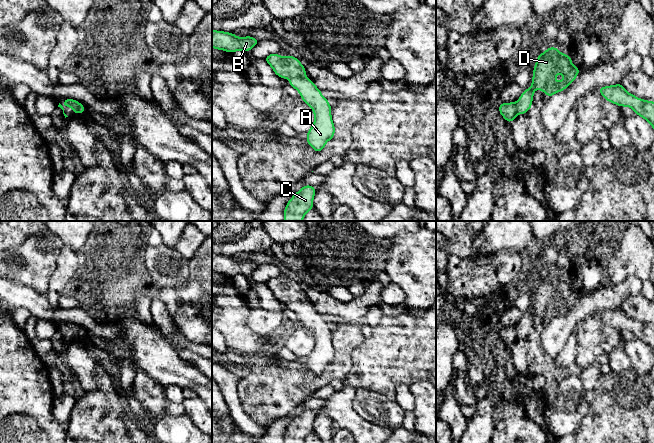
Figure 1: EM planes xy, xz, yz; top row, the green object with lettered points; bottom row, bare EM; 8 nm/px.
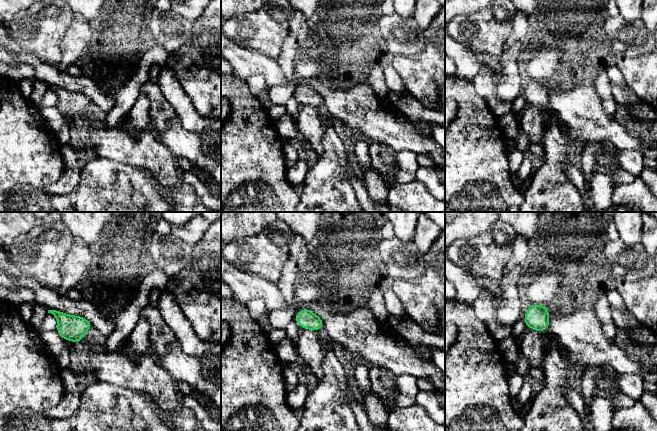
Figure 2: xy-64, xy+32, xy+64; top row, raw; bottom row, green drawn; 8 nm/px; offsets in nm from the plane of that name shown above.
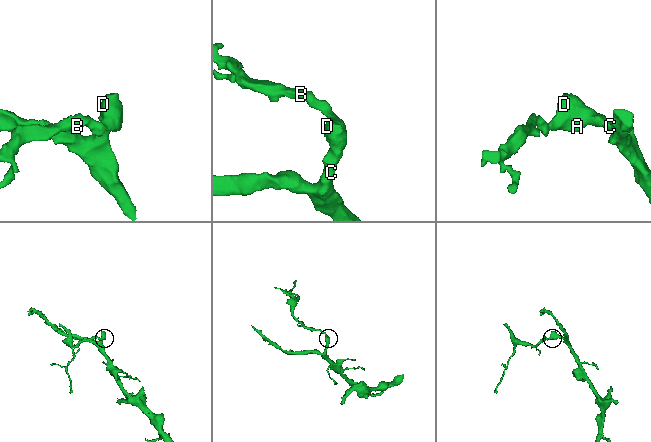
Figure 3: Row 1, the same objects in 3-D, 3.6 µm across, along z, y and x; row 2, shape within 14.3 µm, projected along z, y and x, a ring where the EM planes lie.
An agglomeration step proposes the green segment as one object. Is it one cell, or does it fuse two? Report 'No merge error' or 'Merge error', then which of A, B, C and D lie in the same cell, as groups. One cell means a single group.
No merge error. Groups: A B C D

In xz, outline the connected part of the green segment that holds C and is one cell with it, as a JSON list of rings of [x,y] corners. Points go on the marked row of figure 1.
[[[306,185],[294,194],[285,207],[284,221],[302,221],[305,214],[313,209],[315,193],[315,187]]]

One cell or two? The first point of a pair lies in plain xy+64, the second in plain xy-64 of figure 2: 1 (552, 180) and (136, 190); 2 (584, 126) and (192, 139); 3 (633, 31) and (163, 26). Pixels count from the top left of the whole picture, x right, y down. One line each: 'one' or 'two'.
1: one
2: one
3: one

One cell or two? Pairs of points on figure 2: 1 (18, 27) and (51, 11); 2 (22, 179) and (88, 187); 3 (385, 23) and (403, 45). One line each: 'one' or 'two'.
1: one
2: two
3: one

